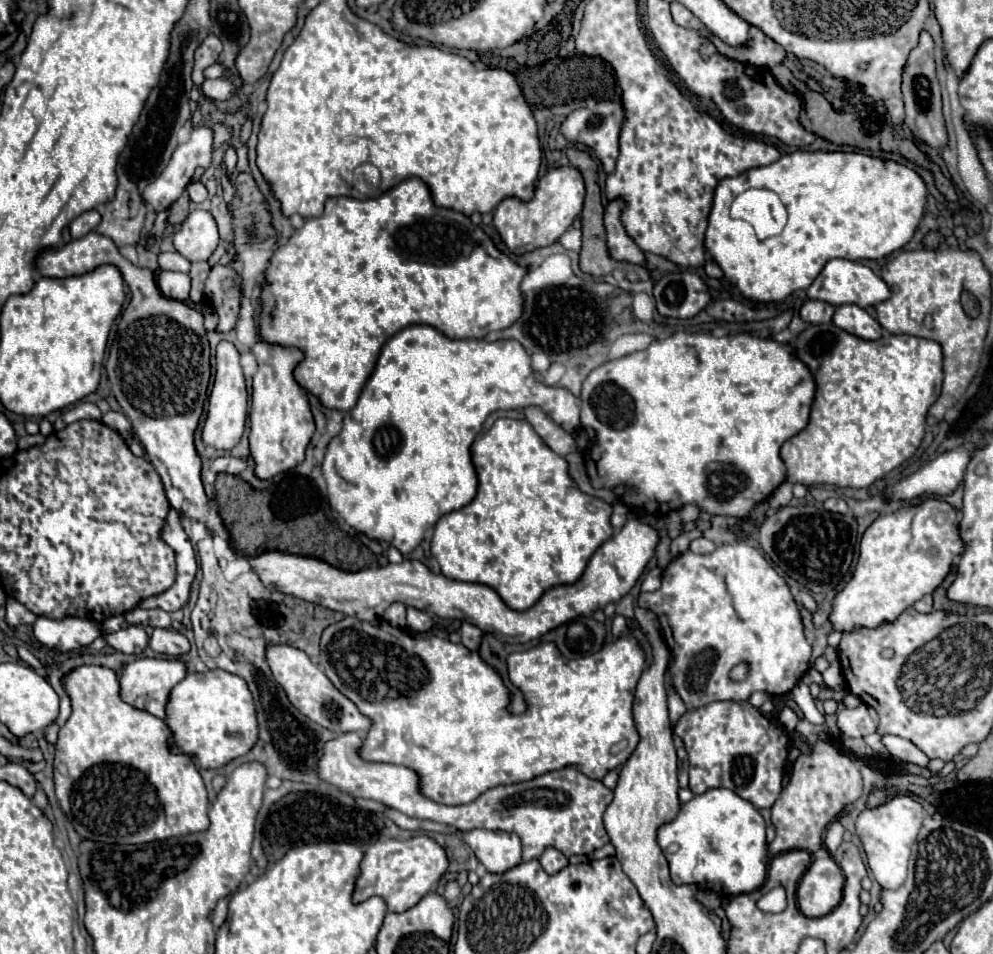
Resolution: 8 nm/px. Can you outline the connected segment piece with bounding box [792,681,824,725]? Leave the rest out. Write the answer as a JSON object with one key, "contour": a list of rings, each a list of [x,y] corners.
{"contour":[[[798,681],[792,689],[792,697],[794,697],[794,701],[801,712],[804,713],[804,719],[808,719],[814,725],[824,723],[824,715],[816,709],[815,699],[812,698],[809,686],[804,685],[802,681]]]}

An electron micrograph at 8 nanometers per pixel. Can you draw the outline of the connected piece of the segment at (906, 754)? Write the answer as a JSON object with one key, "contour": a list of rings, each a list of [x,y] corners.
{"contour":[[[882,735],[882,745],[886,747],[886,751],[892,755],[892,757],[898,757],[906,763],[916,763],[916,765],[922,765],[926,767],[928,765],[928,757],[908,739],[902,739],[902,737],[896,737],[896,735]]]}

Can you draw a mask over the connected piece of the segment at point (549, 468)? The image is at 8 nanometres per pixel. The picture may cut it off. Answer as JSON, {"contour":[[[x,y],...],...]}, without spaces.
{"contour":[[[498,419],[472,443],[472,463],[478,473],[476,497],[466,507],[444,515],[434,527],[430,553],[436,557],[442,575],[488,585],[498,595],[502,591],[502,601],[516,611],[530,609],[540,593],[552,585],[578,581],[592,553],[612,535],[612,507],[576,487],[568,475],[566,459],[544,445],[528,421]]]}

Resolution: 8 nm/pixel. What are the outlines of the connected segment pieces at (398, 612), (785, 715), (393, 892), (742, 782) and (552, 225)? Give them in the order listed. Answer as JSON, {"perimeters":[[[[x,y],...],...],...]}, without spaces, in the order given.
{"perimeters":[[[[396,603],[396,605],[390,605],[384,613],[384,619],[392,625],[392,627],[404,627],[406,625],[406,607]]],[[[784,707],[784,709],[782,709],[778,721],[780,721],[780,725],[782,725],[788,733],[792,733],[792,731],[796,729],[796,725],[798,725],[798,717],[796,717],[796,713],[794,713],[790,707]]],[[[418,835],[406,841],[394,841],[394,839],[376,841],[364,851],[352,901],[362,903],[368,897],[376,895],[384,899],[388,911],[402,913],[414,907],[428,891],[432,891],[434,885],[440,883],[446,869],[448,869],[448,859],[444,849],[426,835]]],[[[714,701],[692,713],[684,713],[680,717],[680,721],[674,725],[674,733],[678,737],[682,737],[684,749],[690,759],[690,789],[692,789],[692,793],[700,795],[712,787],[726,787],[726,789],[732,789],[742,799],[746,799],[748,803],[752,803],[756,809],[770,809],[774,805],[774,801],[782,789],[782,773],[784,773],[786,757],[788,757],[790,739],[778,723],[766,719],[748,701],[742,701],[742,703]]],[[[558,167],[548,171],[536,185],[534,197],[528,203],[518,199],[504,199],[494,211],[494,227],[502,239],[502,243],[514,253],[524,255],[528,251],[552,245],[560,239],[560,235],[572,225],[572,221],[580,215],[584,203],[584,181],[580,173],[572,167]]]]}

